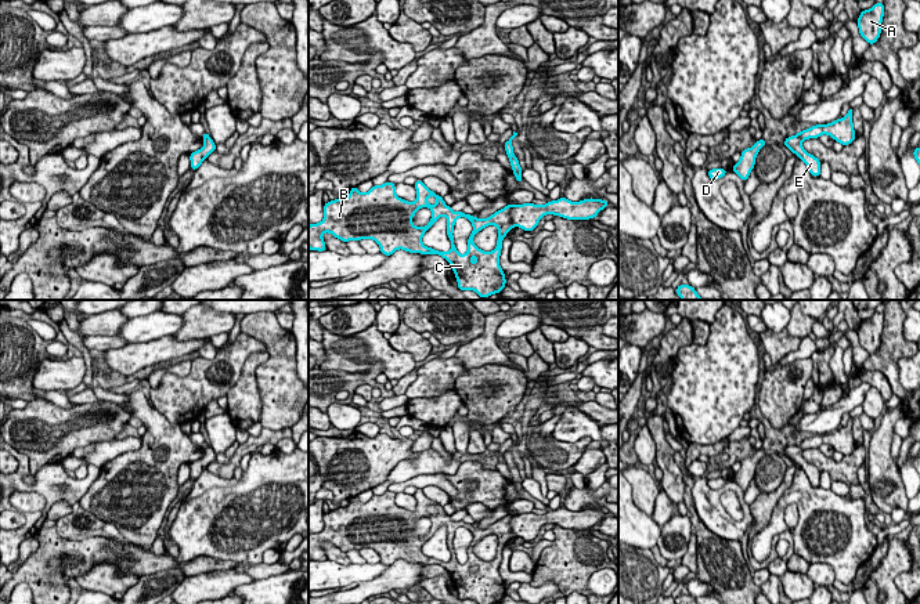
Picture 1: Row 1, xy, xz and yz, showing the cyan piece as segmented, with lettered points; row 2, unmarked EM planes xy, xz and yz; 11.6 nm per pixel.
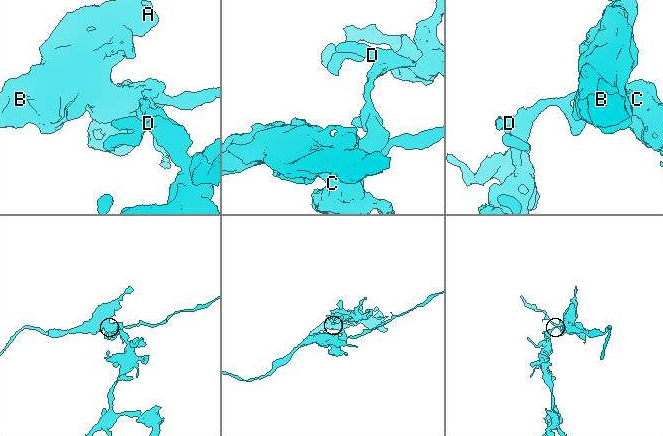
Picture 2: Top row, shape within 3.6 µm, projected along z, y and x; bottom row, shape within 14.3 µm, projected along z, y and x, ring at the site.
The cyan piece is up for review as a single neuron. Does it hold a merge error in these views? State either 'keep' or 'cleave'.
cleave

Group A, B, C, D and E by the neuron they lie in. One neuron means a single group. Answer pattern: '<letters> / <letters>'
A B C / D E

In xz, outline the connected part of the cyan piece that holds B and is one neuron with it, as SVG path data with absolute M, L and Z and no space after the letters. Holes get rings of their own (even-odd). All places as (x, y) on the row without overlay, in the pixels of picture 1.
M416 489L414 496L416 499L415 511L398 507L396 493L386 491L383 495L372 495L365 503L353 496L347 507L338 507L324 513L324 529L309 535L309 558L326 560L322 543L329 542L344 553L374 549L385 565L392 565L398 558L408 563L437 564L452 575L459 600L473 600L477 604L499 604L506 596L506 587L499 575L502 550L513 536L530 542L549 522L567 529L589 529L609 516L609 511L603 509L589 507L570 511L563 506L545 514L509 513L481 529L463 521L452 521L451 516L444 513L443 506L426 498L422 489ZM422 517L430 518L432 528L425 536L415 536L411 528ZM443 524L447 527L447 546L451 551L451 560L447 563L422 553L425 542ZM459 527L468 528L473 535L465 564L458 563L452 545L455 531ZM488 535L495 535L498 539L497 556L493 561L483 561L473 553L473 547Z

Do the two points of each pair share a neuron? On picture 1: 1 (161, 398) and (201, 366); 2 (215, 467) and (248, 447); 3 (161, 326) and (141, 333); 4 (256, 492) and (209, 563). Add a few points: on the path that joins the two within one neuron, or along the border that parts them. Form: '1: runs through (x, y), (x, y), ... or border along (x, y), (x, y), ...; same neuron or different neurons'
1: runs through (172, 398), (195, 378); same neuron
2: runs through (223, 467), (227, 467), (240, 454); same neuron
3: runs through (157, 326), (145, 329); same neuron
4: border along (237, 561), (197, 556), (180, 563); different neurons

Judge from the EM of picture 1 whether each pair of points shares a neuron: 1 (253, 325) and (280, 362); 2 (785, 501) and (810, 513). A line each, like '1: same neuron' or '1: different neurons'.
1: same neuron
2: same neuron

